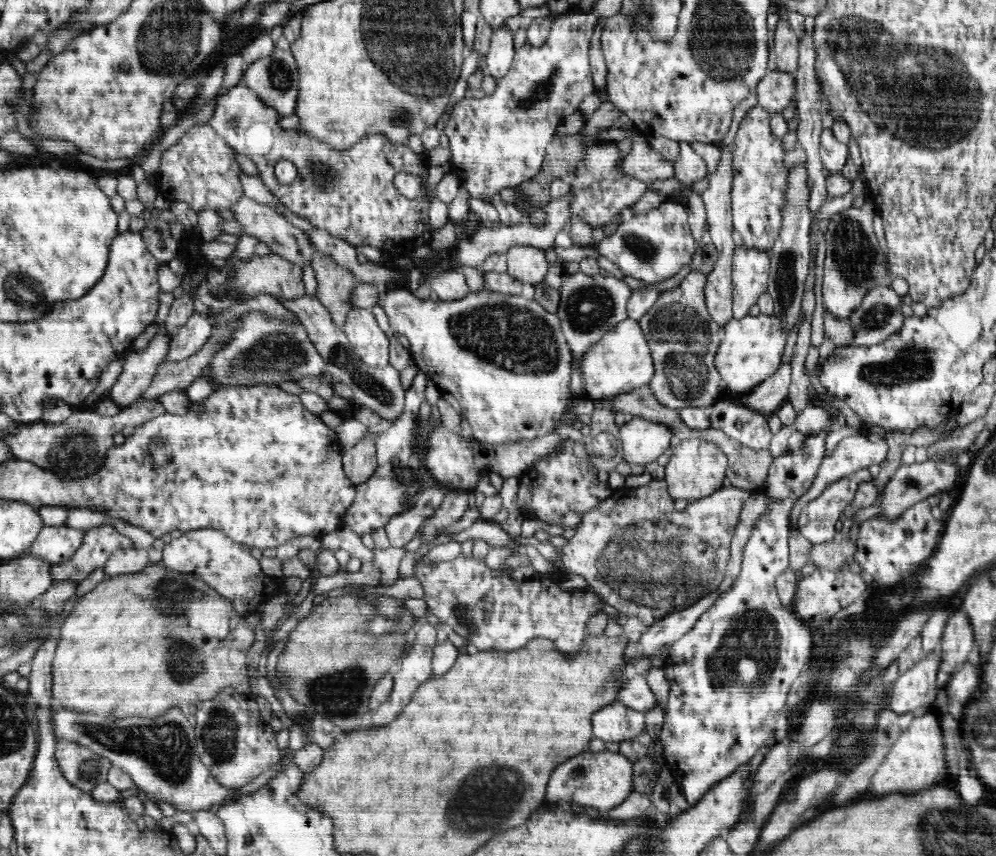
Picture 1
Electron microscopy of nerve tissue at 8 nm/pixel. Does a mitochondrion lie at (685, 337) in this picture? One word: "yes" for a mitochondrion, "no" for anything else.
yes

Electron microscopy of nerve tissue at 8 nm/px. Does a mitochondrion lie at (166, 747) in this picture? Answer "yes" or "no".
yes

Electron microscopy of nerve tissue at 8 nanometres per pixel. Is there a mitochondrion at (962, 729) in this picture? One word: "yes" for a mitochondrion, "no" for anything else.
no

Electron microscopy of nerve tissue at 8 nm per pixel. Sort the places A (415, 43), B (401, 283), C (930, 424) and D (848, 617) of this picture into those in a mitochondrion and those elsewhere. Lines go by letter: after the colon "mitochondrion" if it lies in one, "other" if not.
A: mitochondrion
B: other
C: other
D: other

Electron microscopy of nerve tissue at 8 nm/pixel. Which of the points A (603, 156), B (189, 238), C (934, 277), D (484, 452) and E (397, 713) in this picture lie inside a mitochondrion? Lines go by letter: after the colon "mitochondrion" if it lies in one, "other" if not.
A: other
B: other
C: other
D: other
E: other

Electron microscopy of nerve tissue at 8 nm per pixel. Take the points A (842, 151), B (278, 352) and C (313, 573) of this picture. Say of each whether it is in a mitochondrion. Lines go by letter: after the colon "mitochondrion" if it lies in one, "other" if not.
A: other
B: mitochondrion
C: other

